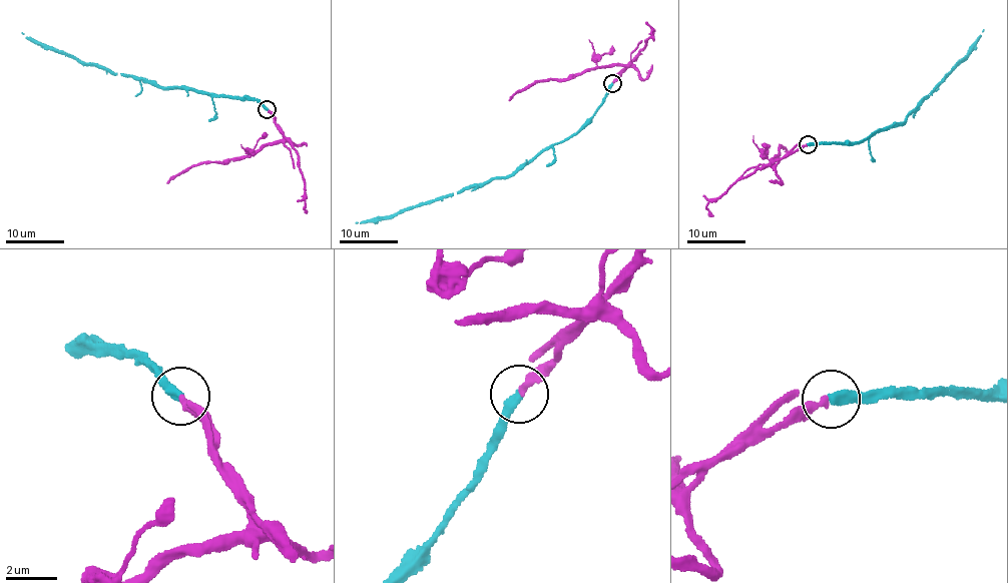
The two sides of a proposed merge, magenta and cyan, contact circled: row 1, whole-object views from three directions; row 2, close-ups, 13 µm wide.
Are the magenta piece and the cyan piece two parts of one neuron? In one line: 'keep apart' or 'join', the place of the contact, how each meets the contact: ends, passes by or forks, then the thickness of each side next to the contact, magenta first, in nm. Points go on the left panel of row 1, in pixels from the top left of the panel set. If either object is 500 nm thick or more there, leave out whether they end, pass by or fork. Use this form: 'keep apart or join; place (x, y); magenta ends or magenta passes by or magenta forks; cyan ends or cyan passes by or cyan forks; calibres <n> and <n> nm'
join; place (267, 109); magenta ends; cyan ends; calibres 260 and 360 nm

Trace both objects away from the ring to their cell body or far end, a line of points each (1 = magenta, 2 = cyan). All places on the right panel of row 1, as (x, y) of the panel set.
1: (807, 143), (796, 150), (789, 150), (774, 164), (774, 157), (772, 159), (778, 155), (779, 143), (788, 152)
2: (808, 143), (857, 142), (894, 121), (903, 124), (907, 114), (944, 81), (983, 29)

